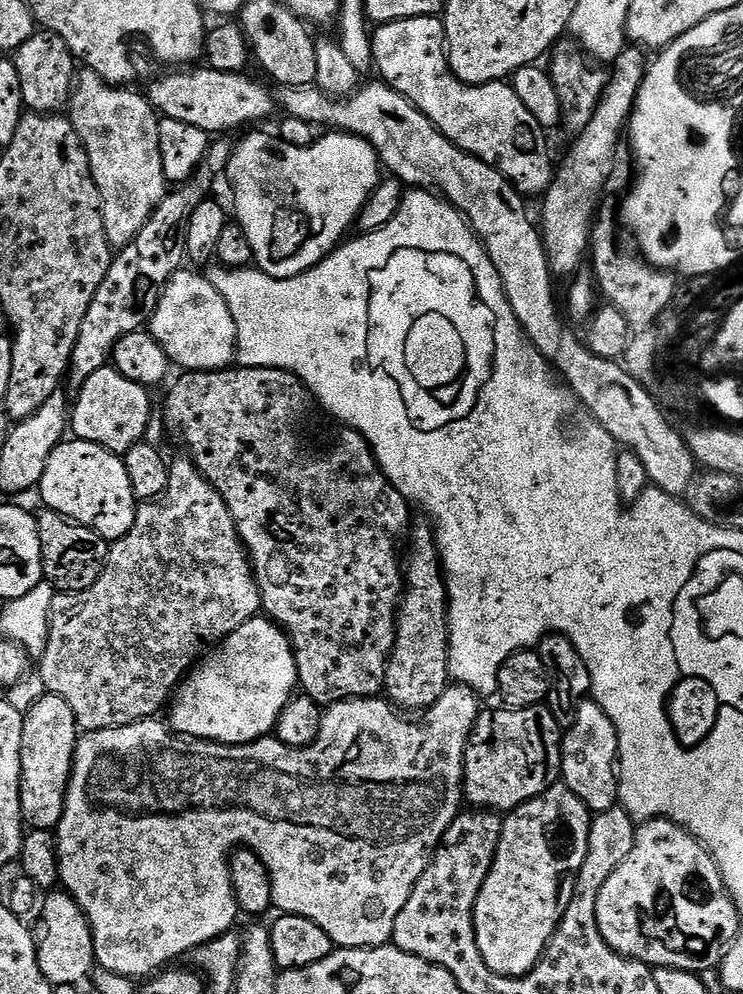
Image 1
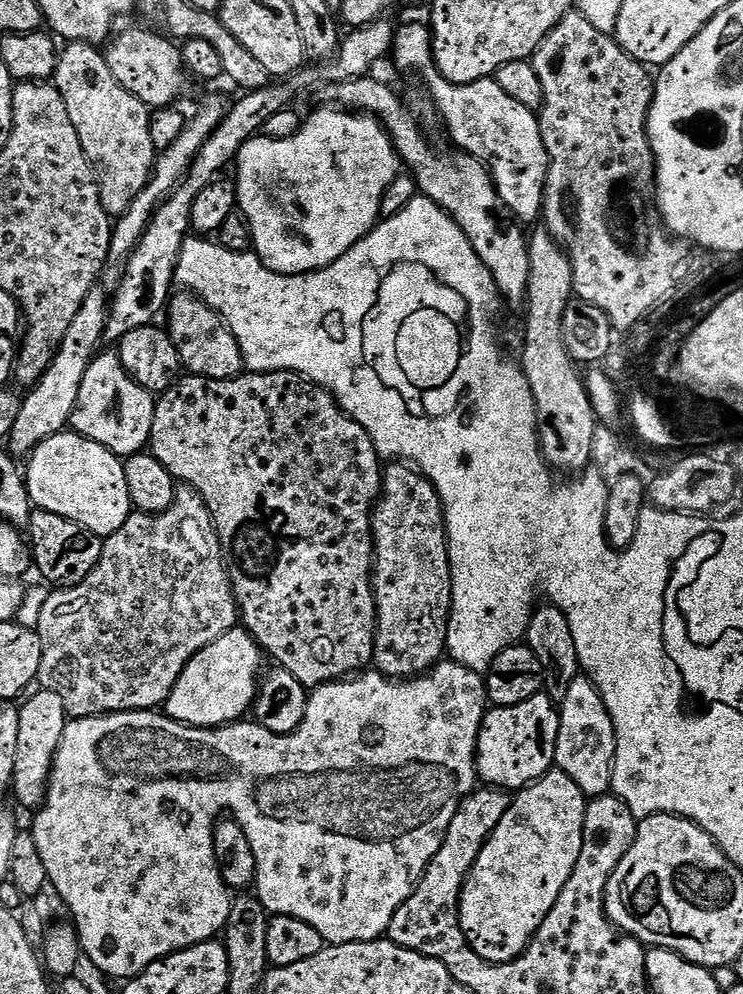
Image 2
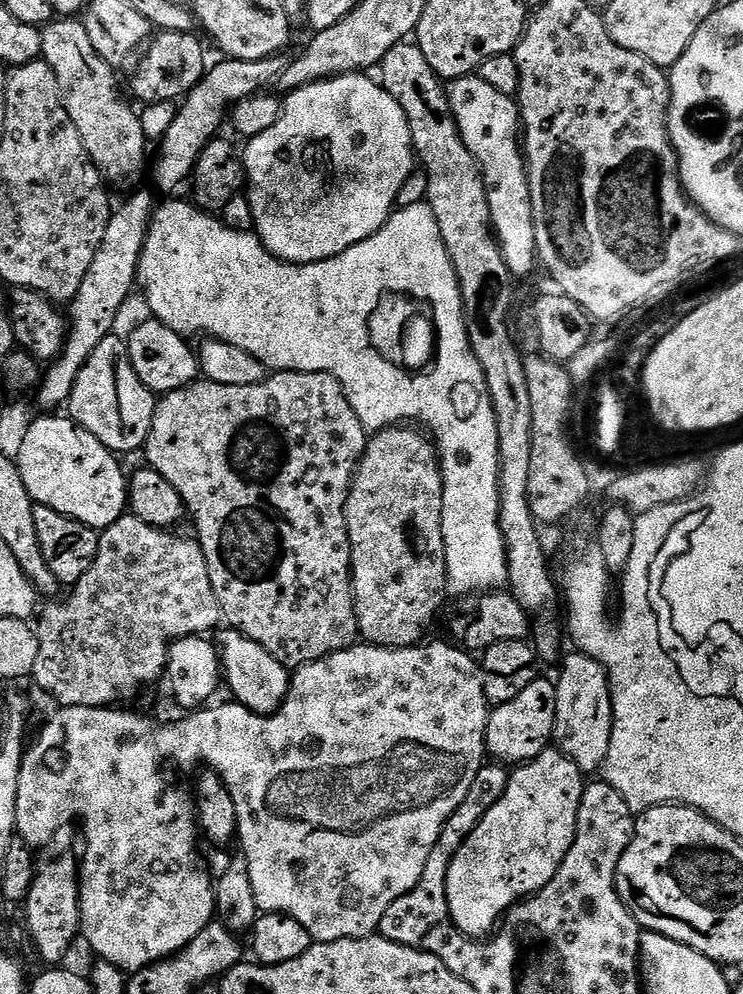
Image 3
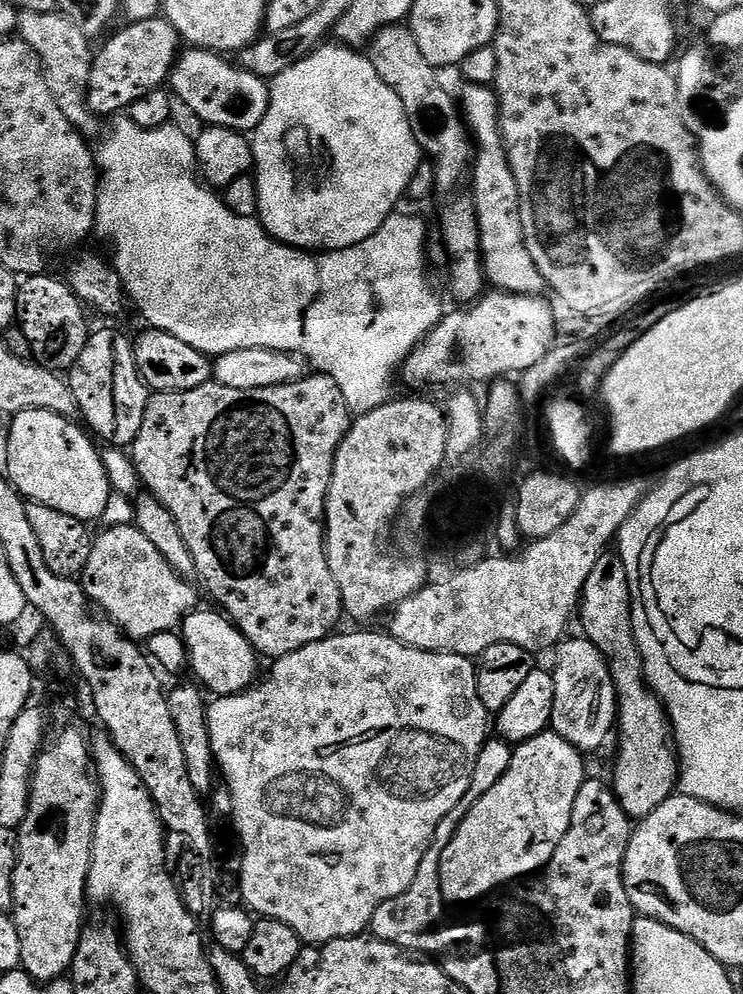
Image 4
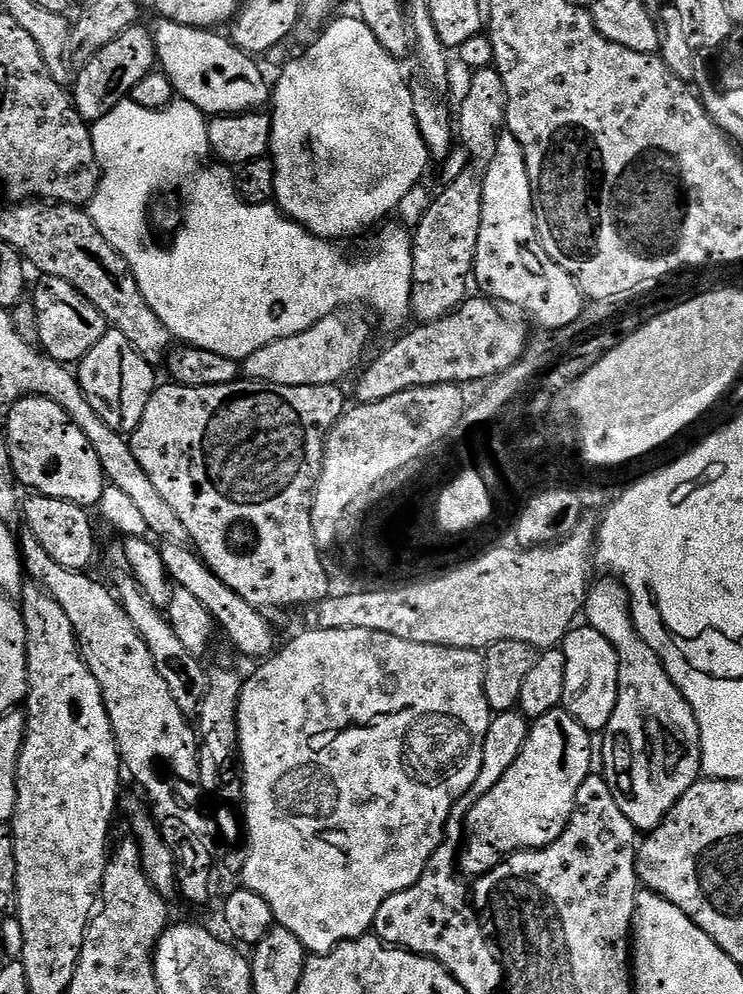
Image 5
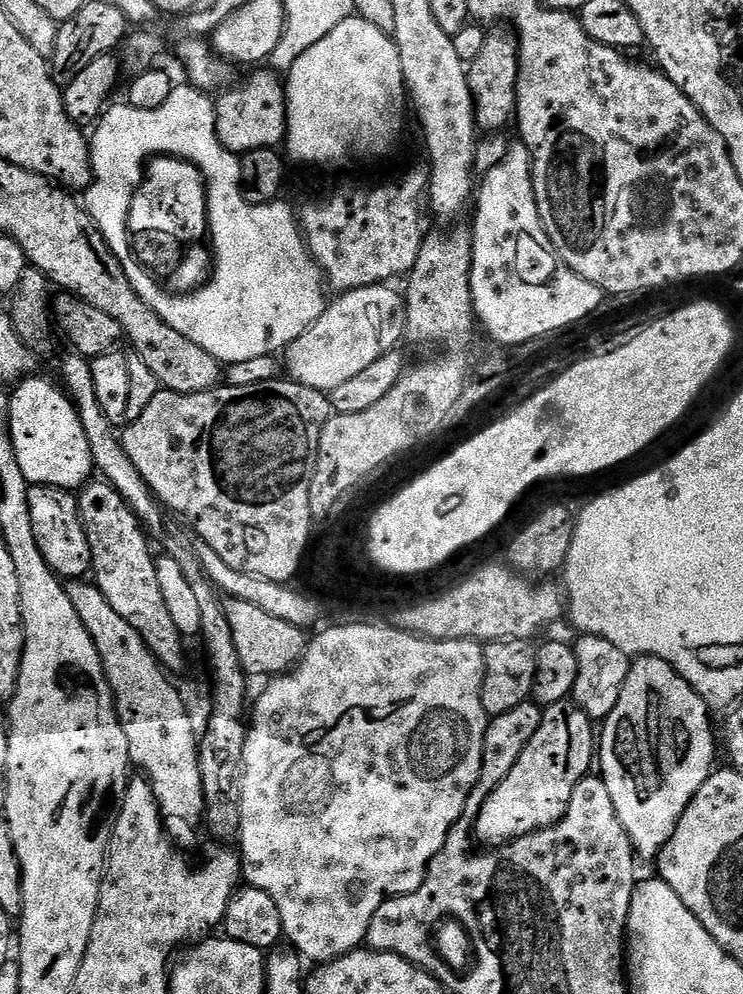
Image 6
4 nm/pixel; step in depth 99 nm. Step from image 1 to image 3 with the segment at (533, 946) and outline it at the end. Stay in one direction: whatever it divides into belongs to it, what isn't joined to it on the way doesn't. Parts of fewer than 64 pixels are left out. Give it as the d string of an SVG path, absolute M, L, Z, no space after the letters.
M549 746L542 754L538 754L536 760L529 760L527 764L521 764L511 769L508 785L502 798L498 798L498 802L494 802L494 806L490 806L490 810L486 810L486 814L478 822L478 826L474 826L474 830L464 839L458 854L454 854L454 858L450 862L450 870L446 874L446 902L450 906L450 918L462 935L473 938L487 937L501 923L502 917L508 909L533 896L538 890L542 890L542 886L546 886L546 882L550 882L550 878L554 878L554 874L558 874L558 866L562 866L562 862L576 837L578 810L585 787L585 773L581 772L578 766L574 766L574 762L570 762L570 758L566 758L566 754L562 754L555 746Z

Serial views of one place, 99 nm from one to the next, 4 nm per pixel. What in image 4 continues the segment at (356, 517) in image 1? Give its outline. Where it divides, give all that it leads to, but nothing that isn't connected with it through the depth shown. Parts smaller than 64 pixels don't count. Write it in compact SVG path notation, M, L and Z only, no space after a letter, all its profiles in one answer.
M308 374L295 380L293 384L275 384L262 390L230 390L230 386L209 382L198 386L198 390L158 392L149 395L146 418L142 418L142 430L130 445L132 464L143 487L151 495L157 496L170 510L170 514L174 514L174 522L178 522L178 530L182 530L186 546L190 546L190 554L196 563L196 576L204 579L204 584L212 591L213 598L221 604L217 605L227 613L232 623L252 643L261 657L279 658L294 654L294 650L302 650L302 646L325 640L339 629L336 627L340 624L340 616L345 615L342 590L330 570L328 561L326 509L336 451L346 438L353 419L354 413L348 409L346 398L342 398L338 382L323 374Z

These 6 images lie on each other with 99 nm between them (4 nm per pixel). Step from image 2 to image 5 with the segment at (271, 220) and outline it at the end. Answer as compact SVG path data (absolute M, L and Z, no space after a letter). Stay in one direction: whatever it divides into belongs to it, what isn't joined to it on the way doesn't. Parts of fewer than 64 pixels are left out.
M355 15L344 16L336 20L297 60L289 59L279 69L280 77L274 80L274 91L271 93L270 115L272 117L272 142L270 145L270 159L274 170L274 203L288 219L295 224L301 224L308 231L309 236L323 242L337 242L347 236L356 236L367 228L375 226L379 220L384 220L412 191L416 183L424 176L424 171L430 165L428 147L418 130L416 121L416 100L408 93L404 80L400 77L399 68L394 65L393 57L382 50L378 38L370 34L370 30Z

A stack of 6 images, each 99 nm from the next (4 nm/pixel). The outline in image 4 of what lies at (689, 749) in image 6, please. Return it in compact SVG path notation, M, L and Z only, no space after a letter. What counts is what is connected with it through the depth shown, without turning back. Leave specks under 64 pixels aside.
M605 554L598 558L598 566L586 578L584 595L578 609L578 620L584 623L583 635L596 645L596 649L604 655L608 669L616 687L618 701L618 736L620 732L620 749L616 752L616 773L610 779L611 787L616 793L622 810L633 821L639 822L649 816L666 798L677 791L680 779L680 758L676 750L676 741L672 722L664 701L652 691L648 677L644 675L644 654L641 641L636 635L634 611L632 612L632 596L634 600L634 584L628 581L628 568L620 556Z

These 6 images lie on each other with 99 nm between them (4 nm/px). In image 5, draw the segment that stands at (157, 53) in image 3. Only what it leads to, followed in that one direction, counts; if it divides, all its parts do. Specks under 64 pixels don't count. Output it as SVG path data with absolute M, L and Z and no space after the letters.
M143 26L126 30L114 38L110 46L102 46L102 50L98 50L98 54L94 54L94 58L75 73L76 85L70 88L70 99L76 112L86 122L101 120L114 110L114 106L129 99L134 88L154 71L157 64L153 33Z

